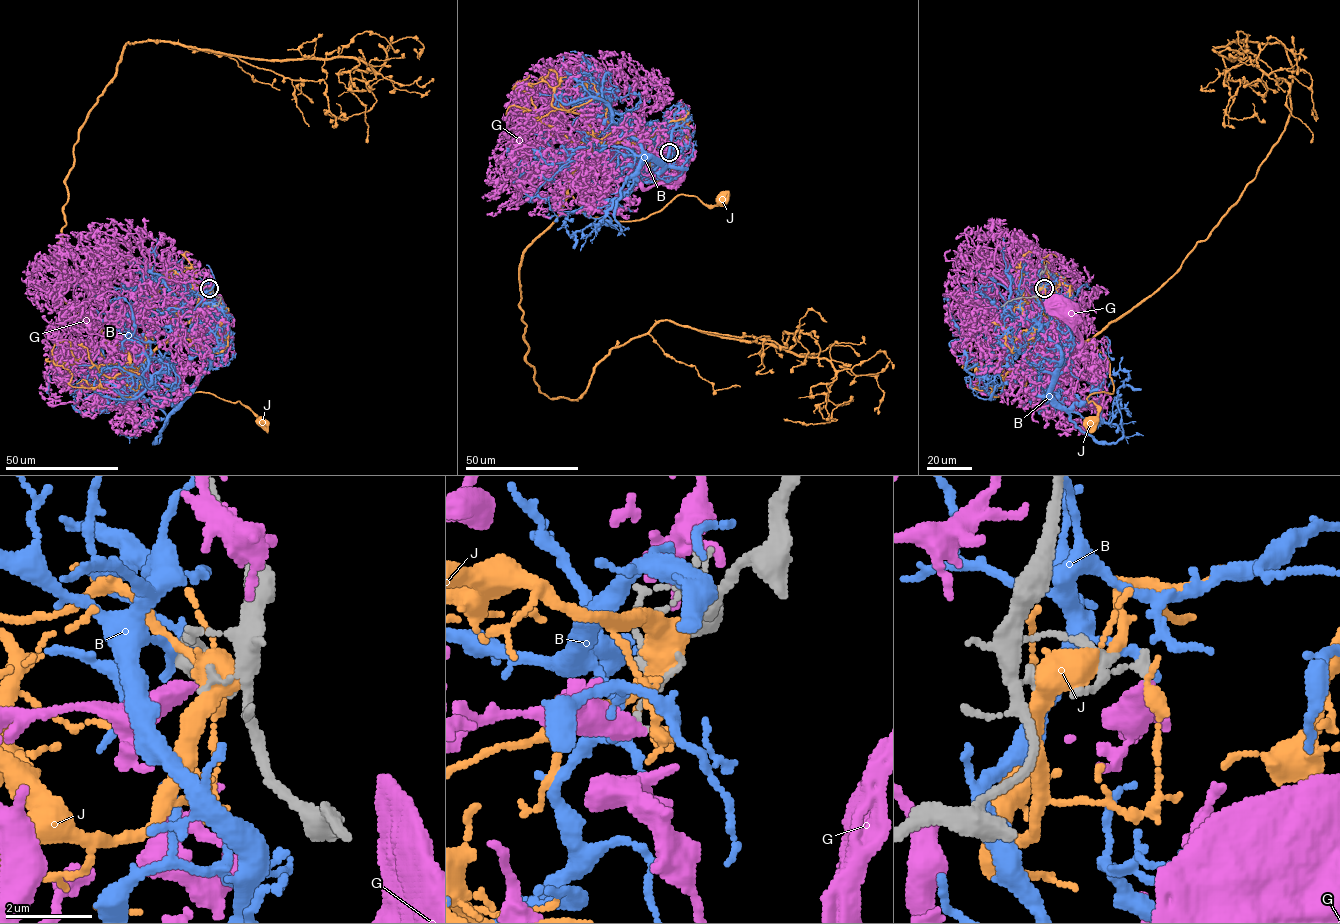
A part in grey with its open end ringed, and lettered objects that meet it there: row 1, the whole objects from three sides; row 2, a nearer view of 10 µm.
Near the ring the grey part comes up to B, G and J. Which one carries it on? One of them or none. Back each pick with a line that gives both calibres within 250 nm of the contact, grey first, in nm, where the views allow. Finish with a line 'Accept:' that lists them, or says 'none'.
Accept: none

